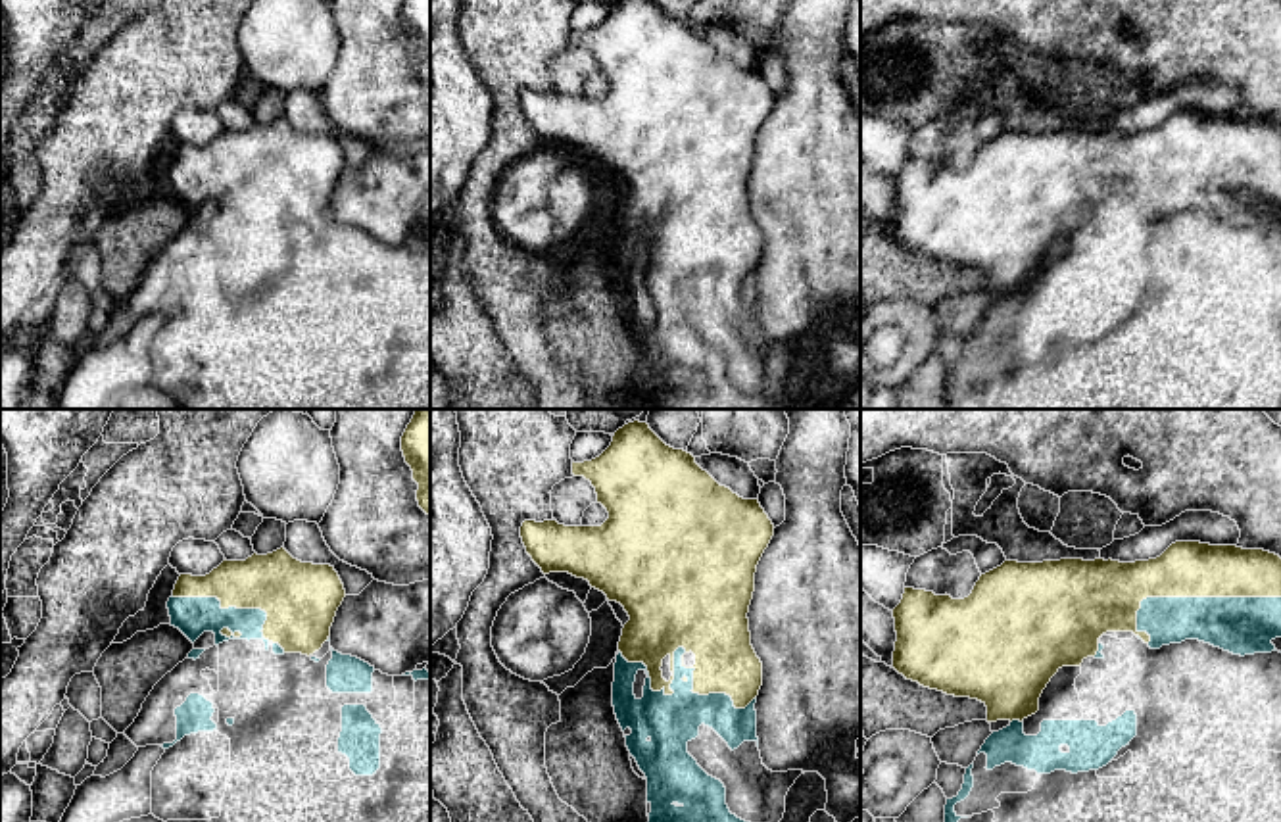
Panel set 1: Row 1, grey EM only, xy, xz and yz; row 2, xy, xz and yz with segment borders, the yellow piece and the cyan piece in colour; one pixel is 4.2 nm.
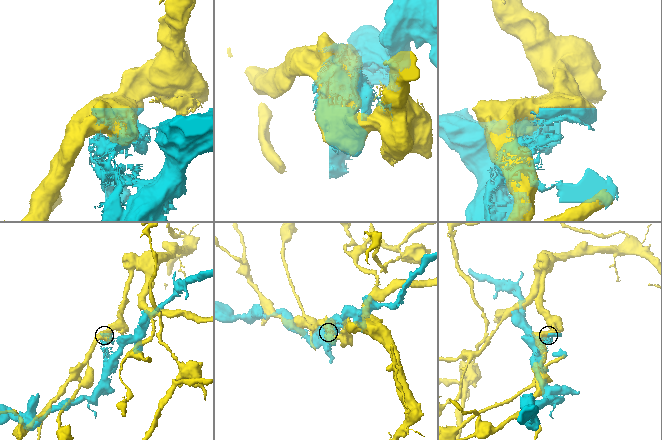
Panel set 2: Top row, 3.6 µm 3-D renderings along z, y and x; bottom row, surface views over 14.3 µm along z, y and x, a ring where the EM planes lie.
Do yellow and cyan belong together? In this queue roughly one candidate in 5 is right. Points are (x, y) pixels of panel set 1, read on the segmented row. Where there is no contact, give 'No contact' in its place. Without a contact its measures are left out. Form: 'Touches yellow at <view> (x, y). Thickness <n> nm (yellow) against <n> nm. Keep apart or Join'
Touches yellow at xz (678, 646). Thickness 500 nm (yellow) against 140 nm. Keep apart

